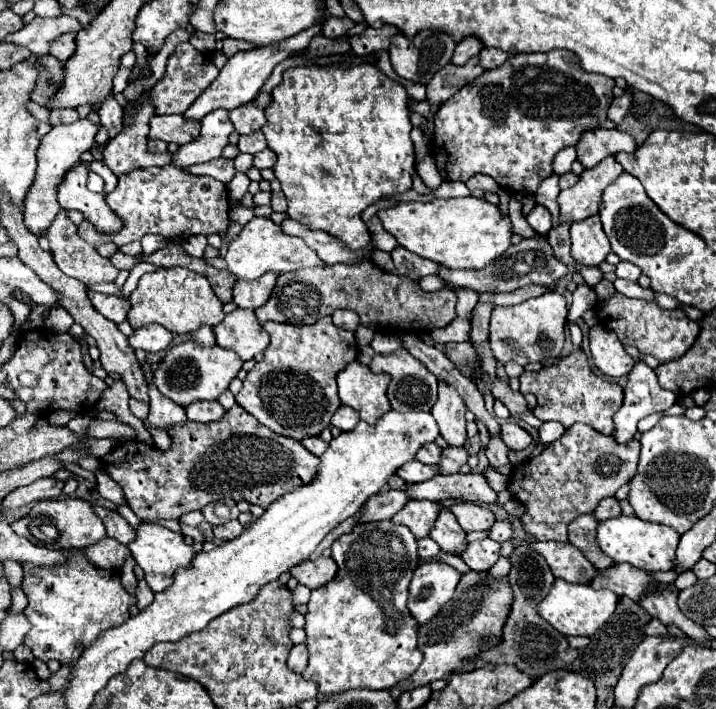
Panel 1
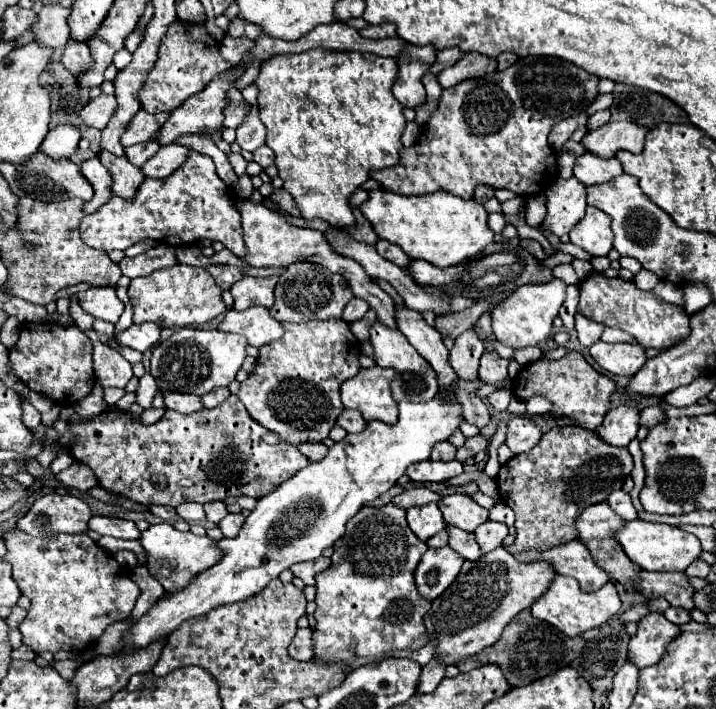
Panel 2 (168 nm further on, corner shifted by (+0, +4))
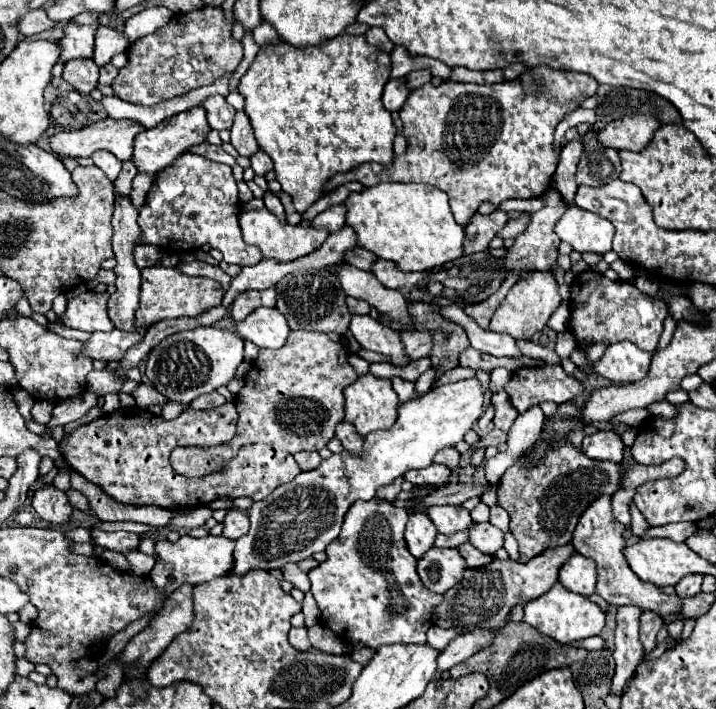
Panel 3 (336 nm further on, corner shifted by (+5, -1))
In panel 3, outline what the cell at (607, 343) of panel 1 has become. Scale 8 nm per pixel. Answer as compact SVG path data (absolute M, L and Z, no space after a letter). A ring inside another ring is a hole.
M617 342L607 346L603 358L597 364L589 364L585 358L585 352L581 348L575 348L571 354L571 360L577 366L591 366L597 374L603 378L609 378L613 382L637 382L647 376L649 364L651 364L651 352L639 350L631 342Z

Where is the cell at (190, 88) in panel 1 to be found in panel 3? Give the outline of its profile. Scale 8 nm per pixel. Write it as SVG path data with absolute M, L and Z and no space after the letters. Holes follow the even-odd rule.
M203 6L187 14L175 14L165 26L133 42L127 50L129 62L113 80L113 90L121 100L139 106L153 106L161 100L181 96L187 90L209 86L217 78L233 72L243 60L243 46L231 36L231 22L217 6Z

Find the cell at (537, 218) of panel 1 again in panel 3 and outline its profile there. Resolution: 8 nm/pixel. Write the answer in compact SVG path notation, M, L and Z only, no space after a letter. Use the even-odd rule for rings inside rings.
M523 214L521 218L517 218L517 220L509 220L505 226L503 226L503 230L499 230L497 232L497 236L499 238L517 238L525 228L527 228L527 222L529 222L529 214Z

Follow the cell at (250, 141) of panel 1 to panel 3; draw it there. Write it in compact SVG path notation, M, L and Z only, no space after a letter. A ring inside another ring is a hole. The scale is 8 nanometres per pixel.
M243 110L235 114L235 122L231 126L231 144L239 152L239 156L247 156L247 158L259 150L257 140L253 136L253 128Z

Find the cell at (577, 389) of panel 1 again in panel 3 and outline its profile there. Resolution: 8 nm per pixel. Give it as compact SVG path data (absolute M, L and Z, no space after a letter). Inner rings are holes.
M545 364L541 368L519 368L511 374L511 380L505 384L505 390L511 398L511 404L517 412L525 412L527 408L541 402L571 402L579 392L581 384L567 376L561 366Z

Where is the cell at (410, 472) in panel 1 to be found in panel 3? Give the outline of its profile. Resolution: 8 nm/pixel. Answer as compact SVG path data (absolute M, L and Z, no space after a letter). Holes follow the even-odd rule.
M429 464L427 468L421 470L407 470L405 480L409 480L411 484L419 486L419 484L445 484L451 476L451 470L443 464Z

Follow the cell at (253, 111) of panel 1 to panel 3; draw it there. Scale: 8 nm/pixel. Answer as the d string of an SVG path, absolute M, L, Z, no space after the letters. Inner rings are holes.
M219 94L207 96L201 106L207 112L207 124L211 128L215 128L215 130L229 130L231 128L235 108L225 102L225 96L219 96Z

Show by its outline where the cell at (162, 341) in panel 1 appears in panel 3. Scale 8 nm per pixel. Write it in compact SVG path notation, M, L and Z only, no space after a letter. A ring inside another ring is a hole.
M111 330L111 332L93 332L91 338L83 346L83 354L91 360L121 360L123 354L139 344L143 340L137 332L123 332L123 330Z

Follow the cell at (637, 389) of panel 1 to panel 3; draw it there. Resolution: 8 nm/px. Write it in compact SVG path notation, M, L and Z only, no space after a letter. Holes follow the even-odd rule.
M599 430L595 434L587 434L583 438L583 454L595 460L609 460L609 462L621 462L623 460L623 442L621 436L611 430Z

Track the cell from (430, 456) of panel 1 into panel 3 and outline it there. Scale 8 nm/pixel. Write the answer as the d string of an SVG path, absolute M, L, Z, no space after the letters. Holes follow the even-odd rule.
M445 448L445 450L441 450L435 456L435 462L437 464L443 464L443 466L447 466L451 470L455 470L459 466L459 452L455 448Z

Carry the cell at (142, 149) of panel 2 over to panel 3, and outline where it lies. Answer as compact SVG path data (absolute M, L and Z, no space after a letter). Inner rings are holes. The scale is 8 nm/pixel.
M129 160L129 162L123 162L123 170L121 174L117 176L117 180L113 182L113 192L119 194L119 196L129 196L131 192L131 182L135 178L137 170L135 170L135 164Z

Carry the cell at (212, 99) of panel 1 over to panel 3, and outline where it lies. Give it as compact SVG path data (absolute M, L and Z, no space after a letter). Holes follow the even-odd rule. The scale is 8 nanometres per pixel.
M195 106L183 114L175 114L175 118L167 118L167 122L161 122L151 130L139 132L135 136L135 152L133 152L133 164L137 166L137 172L157 174L157 170L167 168L179 154L187 152L189 146L205 142L209 130L211 128L205 122L205 110L201 106Z

